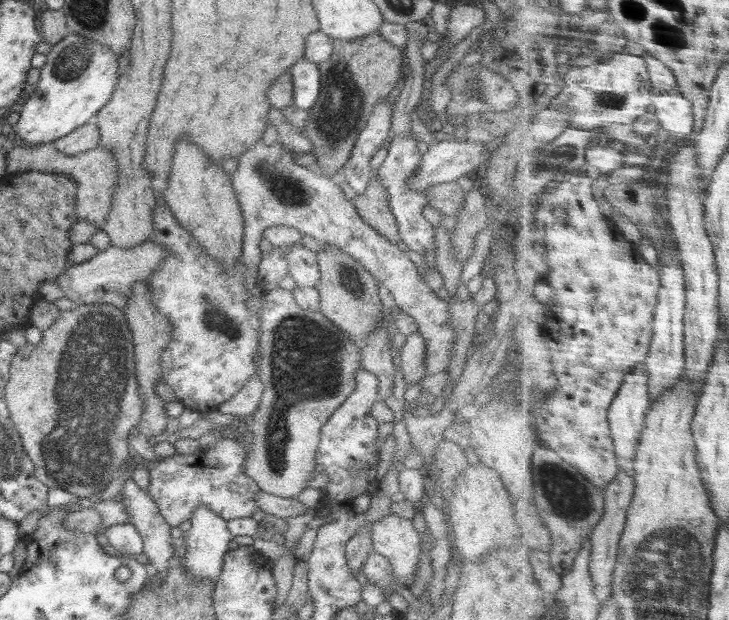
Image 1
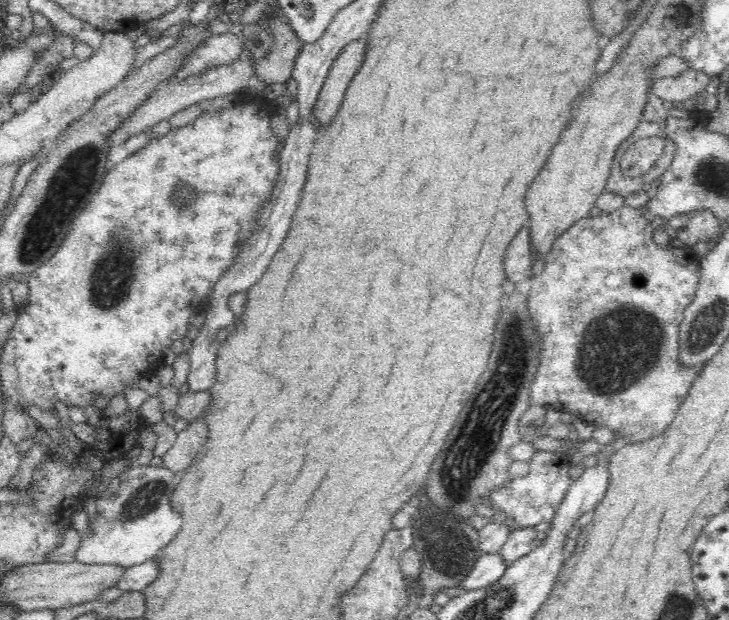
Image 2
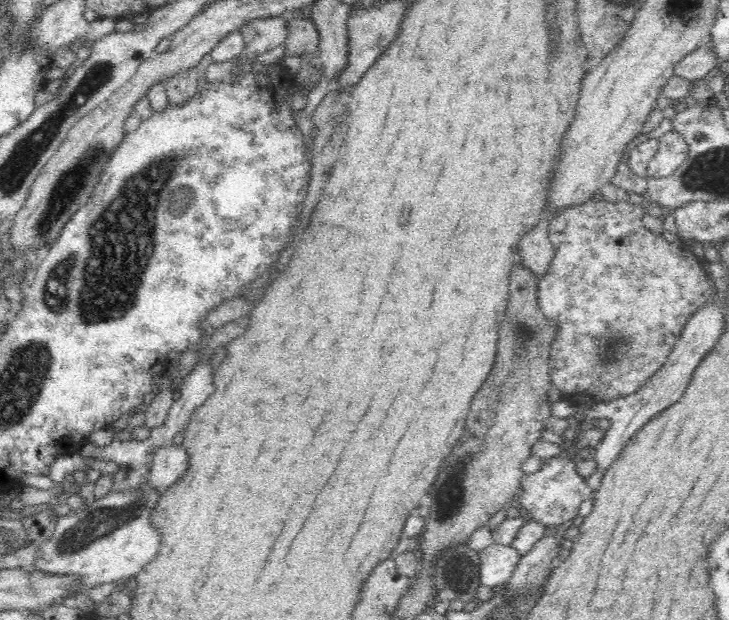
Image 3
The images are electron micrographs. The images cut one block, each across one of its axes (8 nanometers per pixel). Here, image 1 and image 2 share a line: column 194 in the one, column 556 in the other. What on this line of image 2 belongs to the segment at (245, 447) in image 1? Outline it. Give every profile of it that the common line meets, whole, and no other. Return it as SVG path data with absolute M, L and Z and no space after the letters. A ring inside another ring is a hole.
M537 450L528 463L529 472L526 476L492 489L488 496L495 512L505 514L506 520L515 528L550 522L573 483L573 478L569 475L570 455L566 453Z

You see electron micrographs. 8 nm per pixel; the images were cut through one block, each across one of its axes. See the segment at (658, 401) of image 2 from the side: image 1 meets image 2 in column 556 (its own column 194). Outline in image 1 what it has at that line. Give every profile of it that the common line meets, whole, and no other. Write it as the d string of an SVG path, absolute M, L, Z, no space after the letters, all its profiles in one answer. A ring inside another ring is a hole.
M156 204L152 220L153 231L149 234L149 241L165 246L168 254L146 281L151 286L154 307L174 327L172 340L162 353L163 382L172 388L178 401L187 408L199 412L216 411L219 405L238 394L246 382L254 380L252 377L256 375L254 367L259 352L260 316L250 314L246 308L249 297L245 283L246 265L240 258L229 273L223 273L219 262L205 253L198 241L174 218L166 204Z

